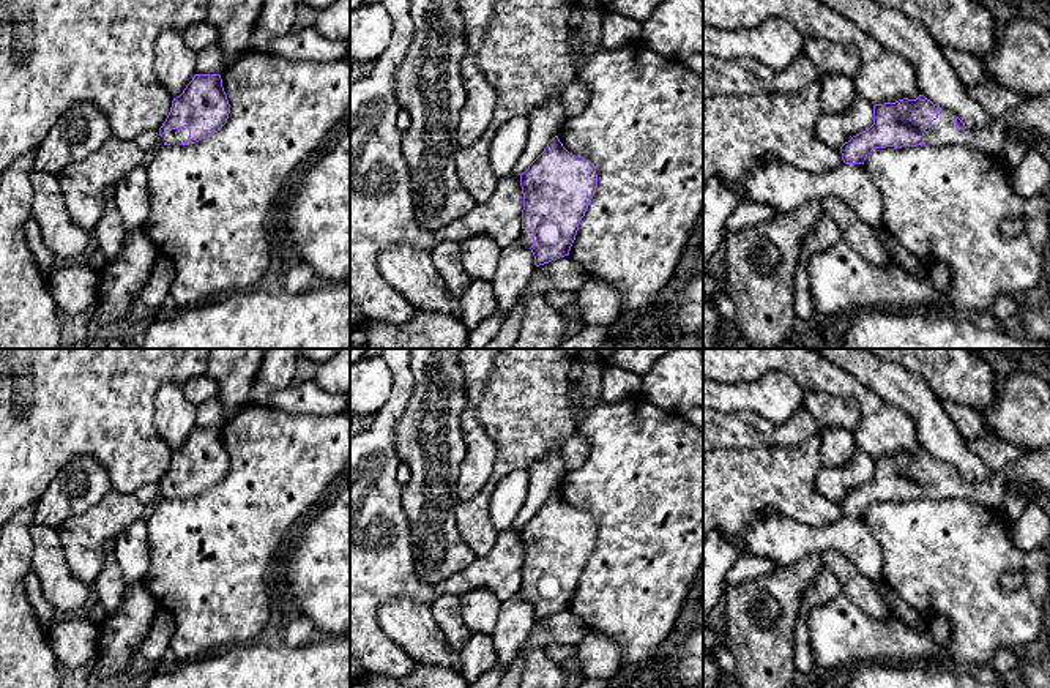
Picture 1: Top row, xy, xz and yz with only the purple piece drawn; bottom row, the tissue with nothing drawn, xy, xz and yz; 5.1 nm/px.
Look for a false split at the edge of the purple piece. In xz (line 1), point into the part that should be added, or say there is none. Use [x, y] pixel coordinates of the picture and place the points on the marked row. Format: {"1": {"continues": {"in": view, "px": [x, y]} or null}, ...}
{"1": {"continues": {"in": "xz", "px": [525, 239]}}}

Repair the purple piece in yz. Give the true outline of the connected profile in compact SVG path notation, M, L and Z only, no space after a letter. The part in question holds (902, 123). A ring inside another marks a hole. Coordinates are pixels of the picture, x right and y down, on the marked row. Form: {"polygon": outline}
{"polygon": "M1050 93L1030 96L1018 107L995 118L990 128L981 131L968 129L952 110L938 107L924 95L919 95L916 99L903 98L895 103L875 104L873 125L845 142L840 147L840 153L845 164L864 164L872 150L886 147L963 145L989 156L1001 156L1007 129L1030 129L1050 139Z"}

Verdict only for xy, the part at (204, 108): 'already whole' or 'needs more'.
needs more

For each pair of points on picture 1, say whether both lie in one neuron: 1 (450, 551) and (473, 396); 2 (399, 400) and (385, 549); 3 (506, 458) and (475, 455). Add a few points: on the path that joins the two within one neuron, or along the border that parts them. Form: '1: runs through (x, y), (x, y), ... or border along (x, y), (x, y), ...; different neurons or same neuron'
1: border along (464, 459), (457, 469), (457, 499); different neurons
2: runs through (379, 437), (379, 512); same neuron
3: border along (481, 423), (495, 444), (495, 463), (478, 489); different neurons

